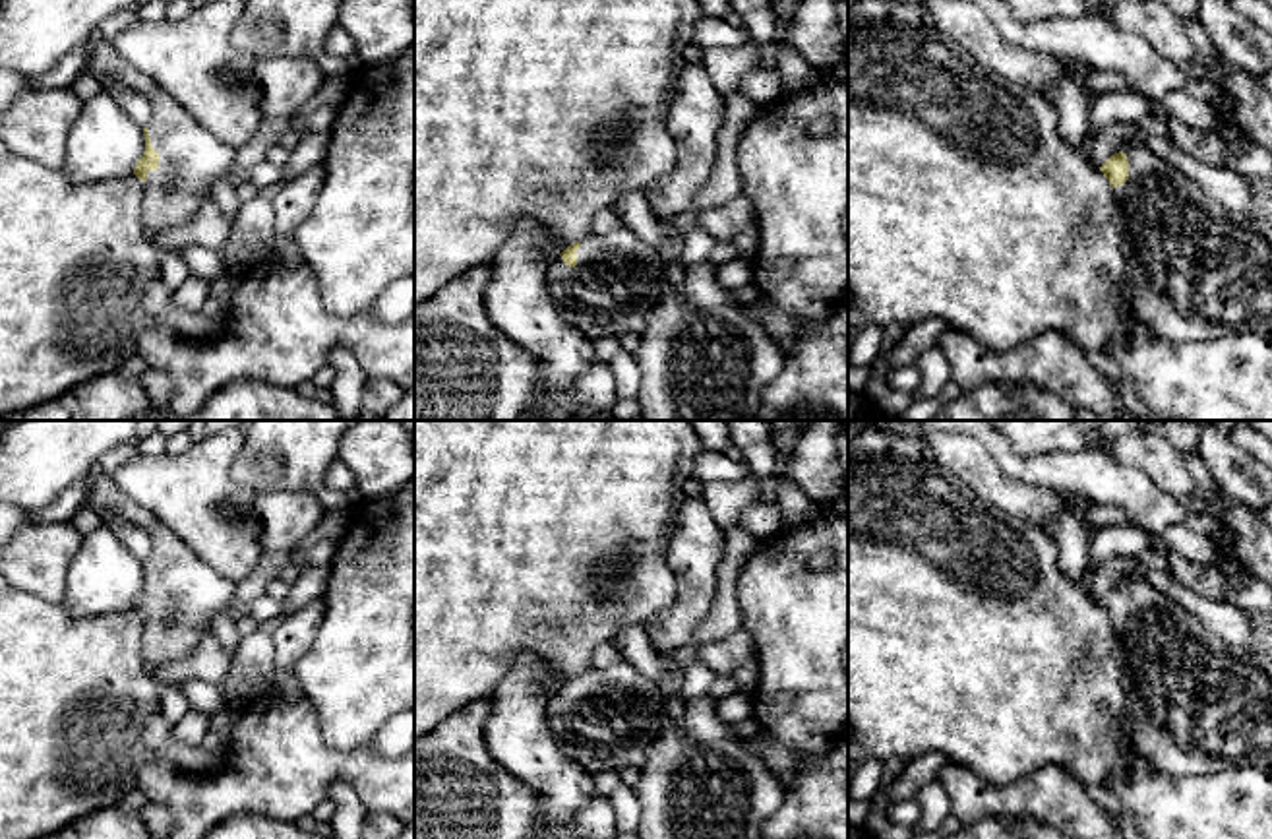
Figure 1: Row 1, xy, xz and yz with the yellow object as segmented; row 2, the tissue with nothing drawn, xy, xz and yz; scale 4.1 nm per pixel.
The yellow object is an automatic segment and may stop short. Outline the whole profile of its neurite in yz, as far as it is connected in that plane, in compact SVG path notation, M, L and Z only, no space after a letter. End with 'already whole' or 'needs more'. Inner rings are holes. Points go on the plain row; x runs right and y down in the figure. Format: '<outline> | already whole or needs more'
M1146 577L1133 579L1125 587L1111 589L1100 605L1109 614L1115 628L1113 657L1119 667L1121 682L1127 690L1127 709L1117 721L1123 734L1123 744L1129 746L1135 767L1146 763L1154 773L1167 773L1175 777L1200 777L1210 773L1222 773L1233 767L1272 767L1272 657L1257 653L1253 657L1233 649L1220 636L1206 630L1191 612L1173 603L1158 589L1150 585Z | needs more

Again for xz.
M625 659L567 680L548 701L552 734L589 775L641 767L666 719L658 682Z | needs more

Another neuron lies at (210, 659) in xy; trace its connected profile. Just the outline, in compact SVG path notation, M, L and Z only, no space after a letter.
M205 630L192 651L170 663L159 665L151 678L163 684L176 684L184 680L223 682L232 665L232 651L227 649L211 630Z

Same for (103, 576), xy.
M106 521L83 535L68 566L66 610L76 618L134 608L145 585L143 564L118 541Z

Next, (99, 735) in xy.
M0 575L0 839L41 839L87 814L116 806L120 798L136 787L143 765L153 761L151 752L139 738L145 721L161 709L161 684L153 680L145 668L143 632L145 616L136 608L76 618L66 610L64 603L52 605L33 593L15 589Z

